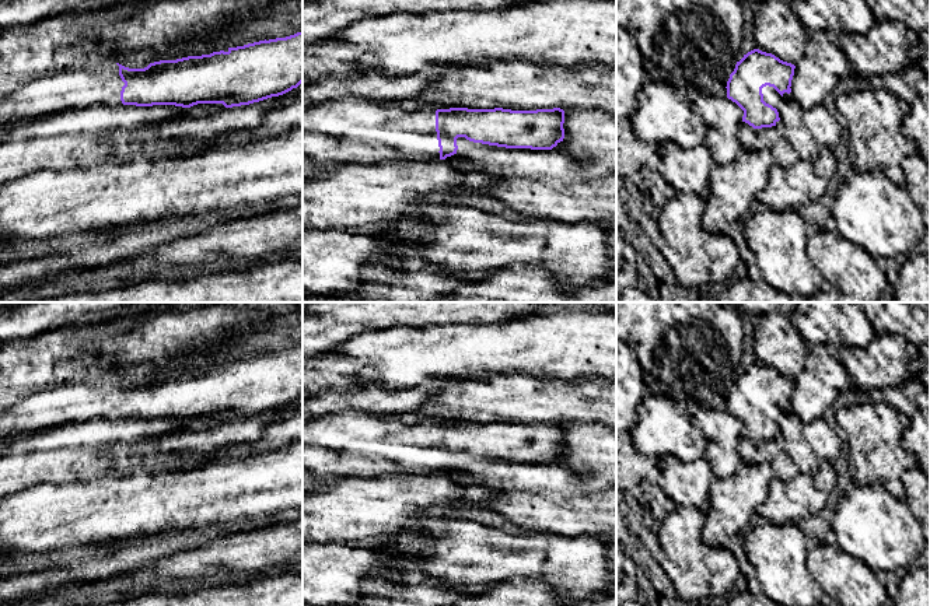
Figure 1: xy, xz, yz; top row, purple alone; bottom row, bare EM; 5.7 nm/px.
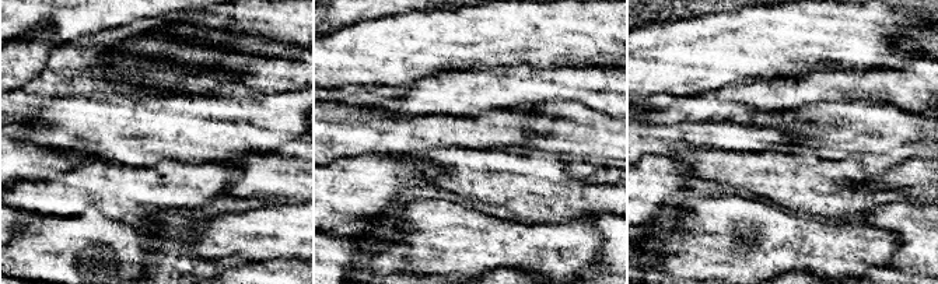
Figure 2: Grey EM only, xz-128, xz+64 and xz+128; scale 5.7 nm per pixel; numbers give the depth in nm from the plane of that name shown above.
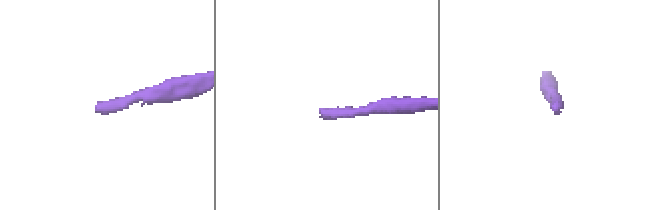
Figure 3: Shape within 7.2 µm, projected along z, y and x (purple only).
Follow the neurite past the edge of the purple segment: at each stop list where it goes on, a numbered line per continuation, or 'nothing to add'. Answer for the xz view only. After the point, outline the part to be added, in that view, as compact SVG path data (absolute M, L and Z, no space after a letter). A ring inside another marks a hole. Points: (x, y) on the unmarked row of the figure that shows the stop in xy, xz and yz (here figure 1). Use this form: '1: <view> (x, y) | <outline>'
1: xz (355, 442) | M346 410L303 423L303 469L318 477L382 474L440 474L436 423L405 423L403 414L371 414Z

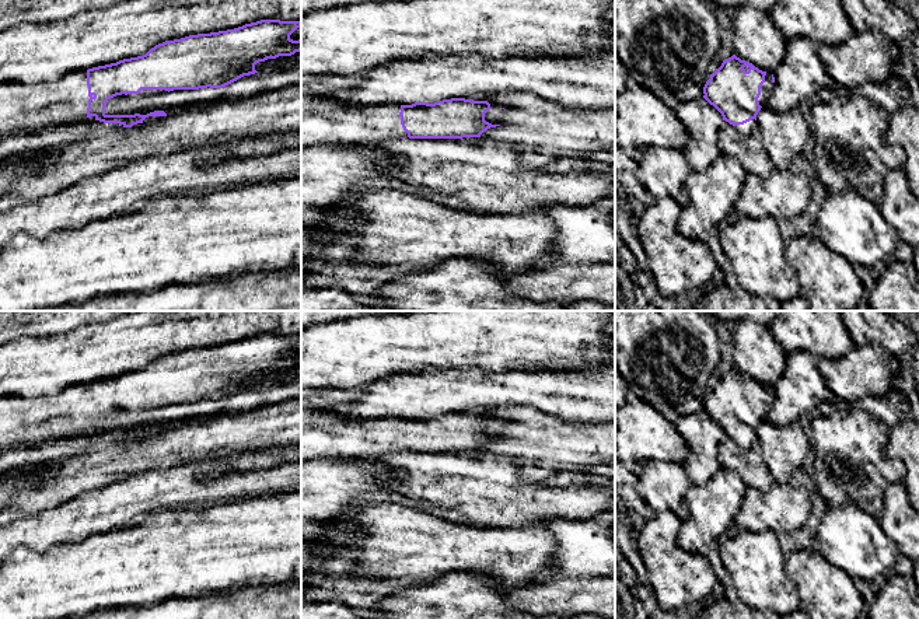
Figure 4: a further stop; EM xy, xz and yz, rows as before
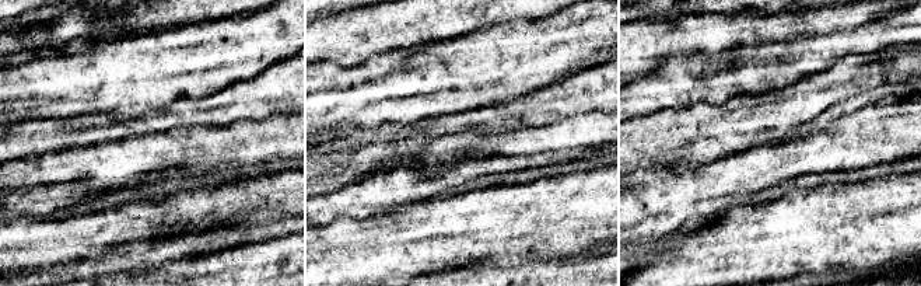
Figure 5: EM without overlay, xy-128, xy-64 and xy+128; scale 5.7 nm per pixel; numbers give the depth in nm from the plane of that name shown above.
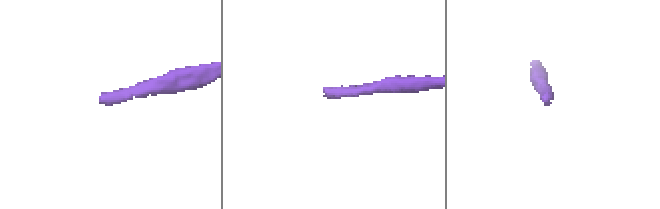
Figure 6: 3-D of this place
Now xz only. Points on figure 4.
1: xz (324, 434) | M301 406L301 462L310 459L366 459L408 451L401 438L401 419L353 419L328 412L325 406Z

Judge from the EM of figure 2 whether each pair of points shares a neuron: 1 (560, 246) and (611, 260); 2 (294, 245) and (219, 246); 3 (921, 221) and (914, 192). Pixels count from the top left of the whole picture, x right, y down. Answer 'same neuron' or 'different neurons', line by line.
1: different neurons
2: same neuron
3: different neurons

